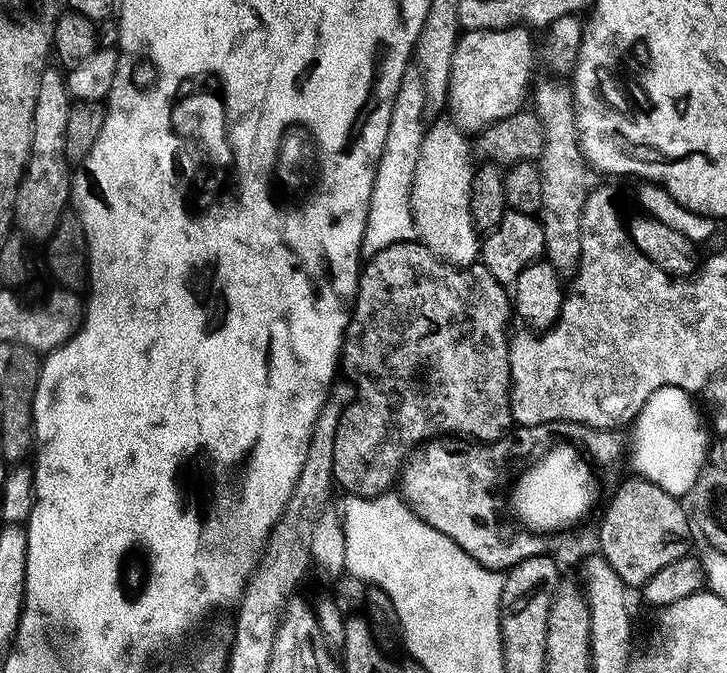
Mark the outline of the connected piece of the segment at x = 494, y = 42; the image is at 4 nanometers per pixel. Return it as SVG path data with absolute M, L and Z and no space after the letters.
M517 26L502 30L474 30L464 32L459 37L450 62L446 112L450 119L458 125L461 132L478 133L502 118L510 118L510 114L521 111L525 107L526 97L529 95L530 85L534 80L534 75L532 76L534 50L532 54L531 35L533 36L533 33L527 27Z

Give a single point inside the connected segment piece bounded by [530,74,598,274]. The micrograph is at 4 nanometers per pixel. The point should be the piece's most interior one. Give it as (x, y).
(567, 180)

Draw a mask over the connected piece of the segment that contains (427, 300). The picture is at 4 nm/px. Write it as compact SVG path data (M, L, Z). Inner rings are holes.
M413 238L407 240L406 242L398 242L394 246L386 246L386 250L378 250L378 254L374 254L373 256L367 257L366 263L360 269L360 280L356 284L356 299L352 301L352 311L348 317L348 328L344 331L344 344L341 348L341 355L340 355L340 370L347 383L352 385L354 397L353 400L344 407L342 414L340 415L338 428L335 431L335 440L334 440L334 466L332 467L332 477L333 483L339 488L339 486L343 489L342 492L346 493L347 495L352 496L378 496L384 493L387 493L392 487L395 485L397 481L399 472L401 471L401 467L403 465L404 460L406 457L415 449L415 446L419 443L418 436L416 432L422 432L424 437L426 438L434 438L437 436L448 436L444 434L458 434L460 436L473 436L471 438L473 441L476 442L491 442L495 440L500 440L505 436L505 433L509 431L510 428L510 412L505 405L509 403L510 400L510 381L508 378L508 342L510 339L510 332L507 332L504 329L504 323L508 320L508 312L510 316L510 296L506 293L505 285L499 284L498 281L494 278L494 274L490 274L490 270L486 270L486 266L482 263L475 263L470 264L467 266L457 266L454 264L448 264L444 260L440 259L439 256L434 255L430 249L426 247L426 245L421 242L419 239ZM428 362L429 366L432 367L432 384L428 390L428 392L424 396L424 400L420 403L412 402L410 399L404 399L403 391L406 388L406 380L413 374L414 366L418 364L424 364Z

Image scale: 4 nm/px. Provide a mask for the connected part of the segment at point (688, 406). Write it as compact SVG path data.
M659 387L650 394L632 424L634 434L632 442L630 438L630 452L632 448L635 473L677 498L691 493L697 474L703 469L706 448L710 446L692 400L693 395L681 387Z

